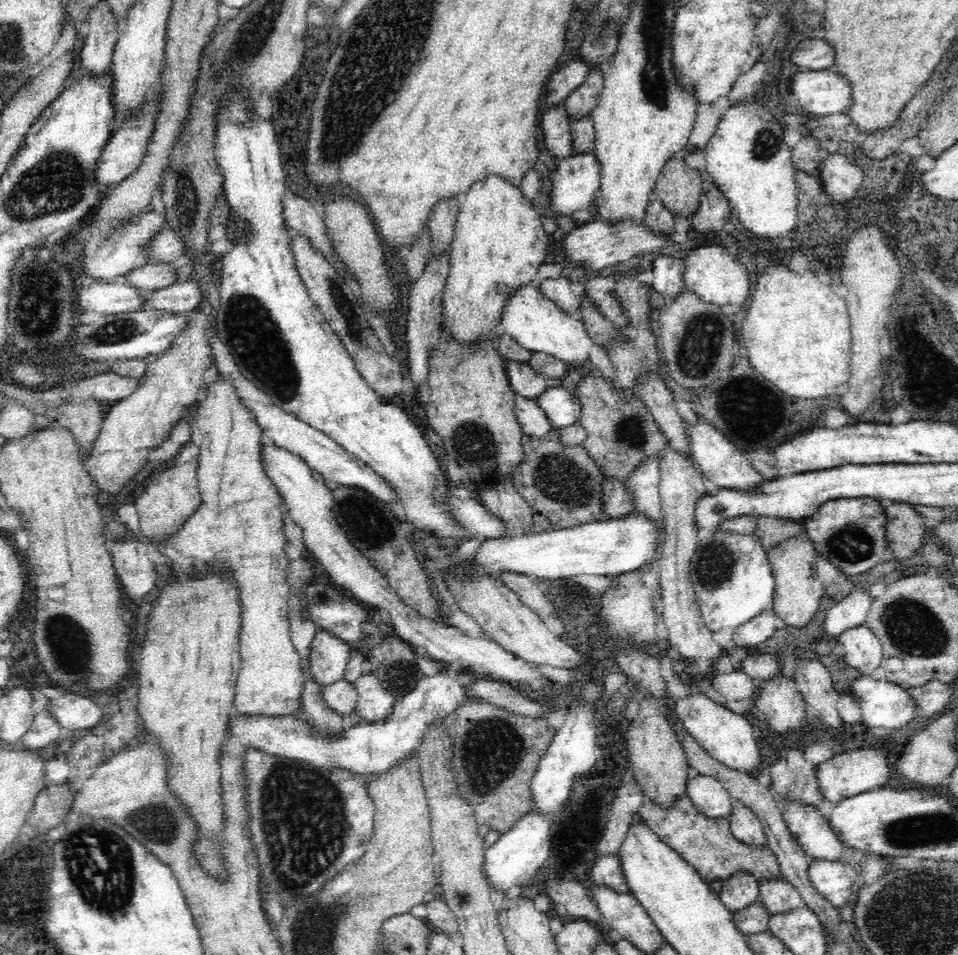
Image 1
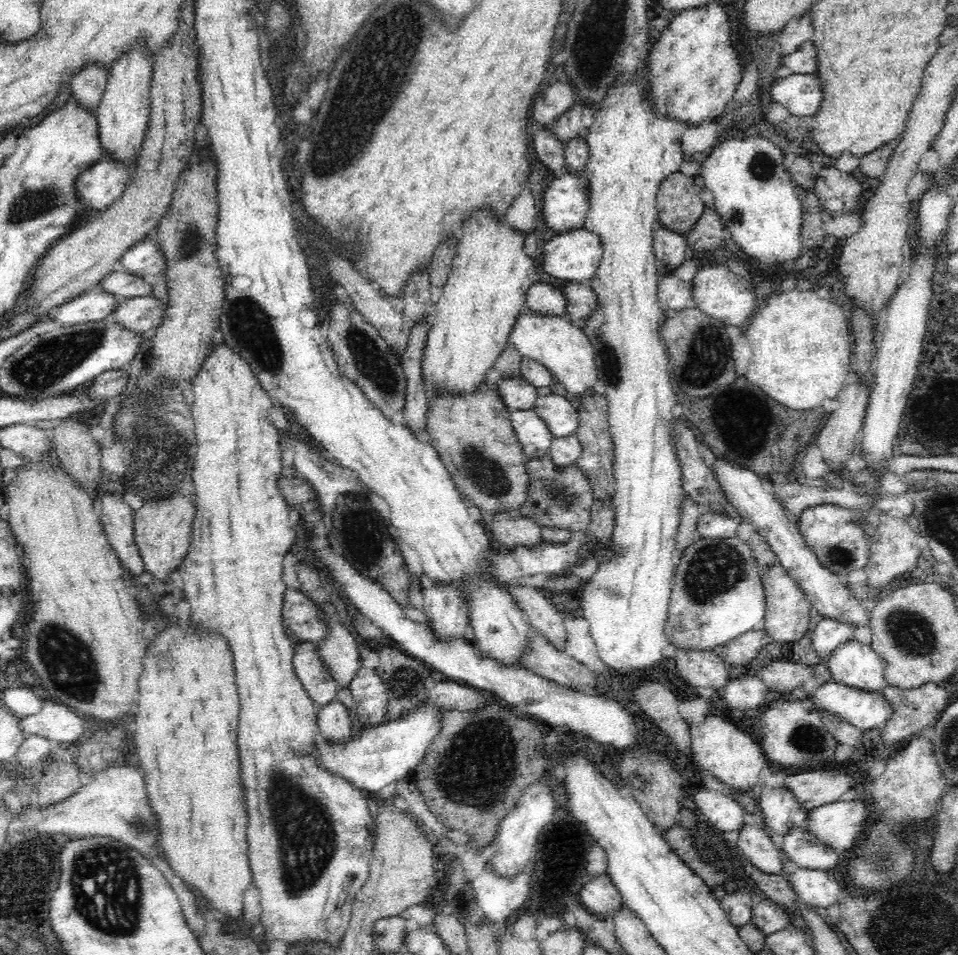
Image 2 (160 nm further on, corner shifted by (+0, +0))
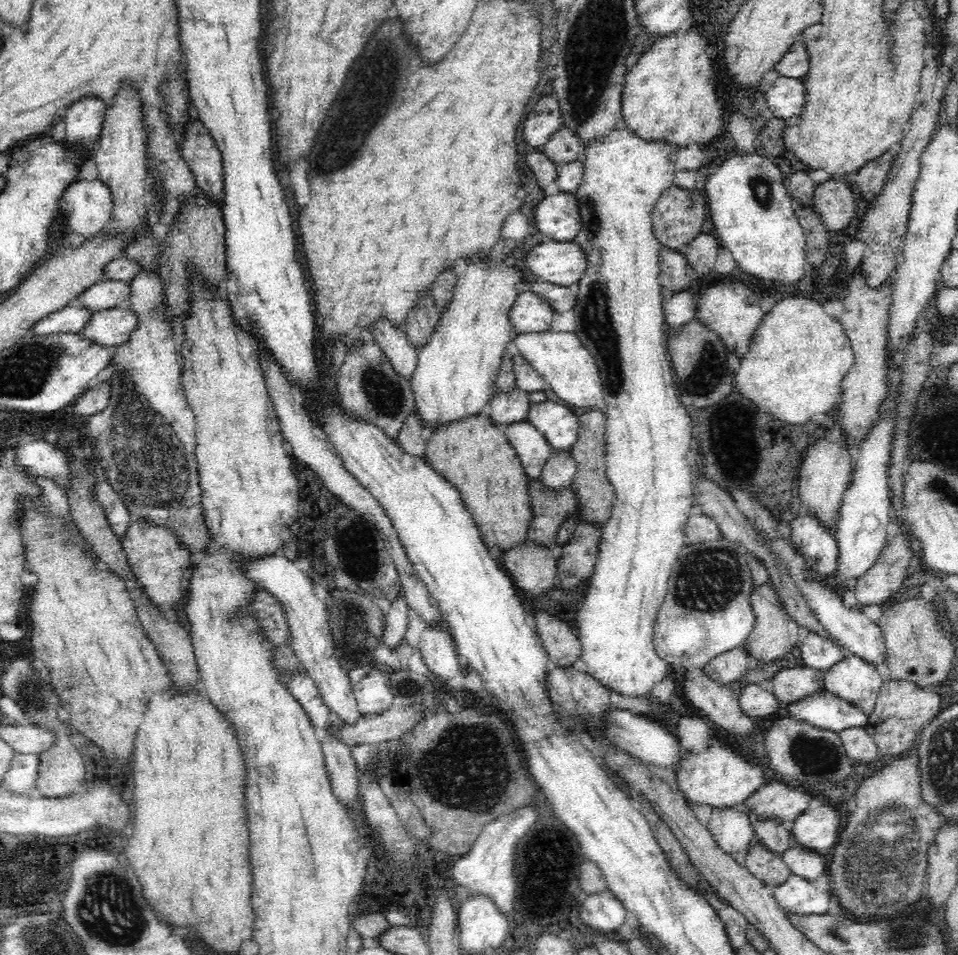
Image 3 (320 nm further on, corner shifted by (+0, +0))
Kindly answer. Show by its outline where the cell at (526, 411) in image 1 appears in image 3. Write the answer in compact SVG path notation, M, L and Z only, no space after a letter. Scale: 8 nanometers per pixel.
M528 419L505 425L506 436L526 469L528 478L540 476L553 447Z

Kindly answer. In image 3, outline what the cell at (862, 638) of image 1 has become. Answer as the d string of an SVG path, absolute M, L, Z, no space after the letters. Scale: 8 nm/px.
M854 653L825 670L825 688L871 713L884 684L876 665Z

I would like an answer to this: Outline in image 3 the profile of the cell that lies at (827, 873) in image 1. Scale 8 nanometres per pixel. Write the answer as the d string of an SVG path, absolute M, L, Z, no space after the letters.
M791 874L782 884L776 885L774 897L780 903L780 907L786 911L786 914L790 911L796 913L828 913L832 898L835 898L829 889L818 890L812 881L797 874Z

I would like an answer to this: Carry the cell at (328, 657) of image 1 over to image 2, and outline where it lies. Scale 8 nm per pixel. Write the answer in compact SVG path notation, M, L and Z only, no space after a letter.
M303 641L297 645L294 654L294 669L298 673L298 679L302 681L304 689L308 691L312 700L322 705L336 698L336 679L326 665L326 661L320 657L319 641Z

